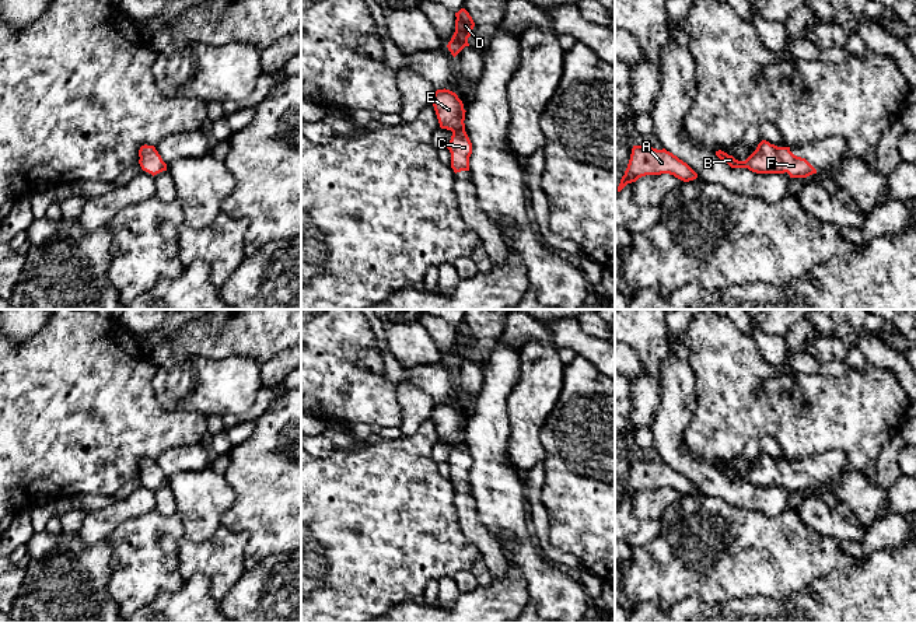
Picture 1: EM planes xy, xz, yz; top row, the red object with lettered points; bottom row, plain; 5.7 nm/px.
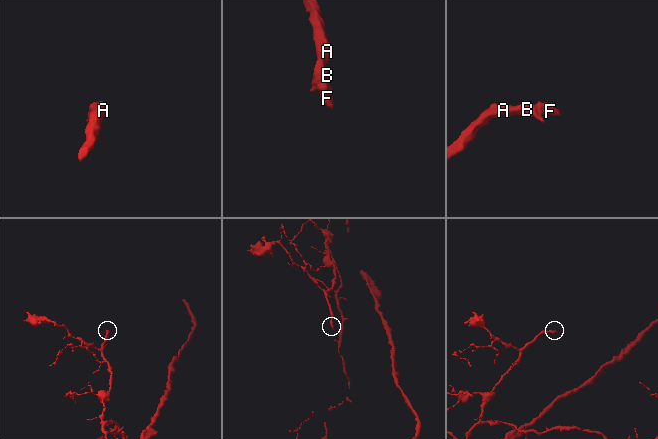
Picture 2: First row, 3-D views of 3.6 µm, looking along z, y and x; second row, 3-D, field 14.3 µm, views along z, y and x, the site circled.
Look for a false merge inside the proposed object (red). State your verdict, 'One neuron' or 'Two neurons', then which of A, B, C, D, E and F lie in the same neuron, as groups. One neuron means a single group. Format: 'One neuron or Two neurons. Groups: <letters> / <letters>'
One neuron. Groups: A B C D E F

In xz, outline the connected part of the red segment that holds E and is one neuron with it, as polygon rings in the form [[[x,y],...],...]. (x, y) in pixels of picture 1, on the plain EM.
[[[437,403],[431,412],[441,442],[452,445],[448,456],[454,486],[469,484],[472,456],[465,445],[465,423],[458,409],[450,403]]]

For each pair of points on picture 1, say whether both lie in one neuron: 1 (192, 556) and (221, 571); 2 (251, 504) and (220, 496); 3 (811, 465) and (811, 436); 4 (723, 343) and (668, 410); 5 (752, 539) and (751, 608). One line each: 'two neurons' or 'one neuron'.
1: one neuron
2: two neurons
3: two neurons
4: two neurons
5: two neurons

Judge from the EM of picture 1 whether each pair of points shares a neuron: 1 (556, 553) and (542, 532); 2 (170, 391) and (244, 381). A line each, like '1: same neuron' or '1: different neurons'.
1: same neuron
2: same neuron

